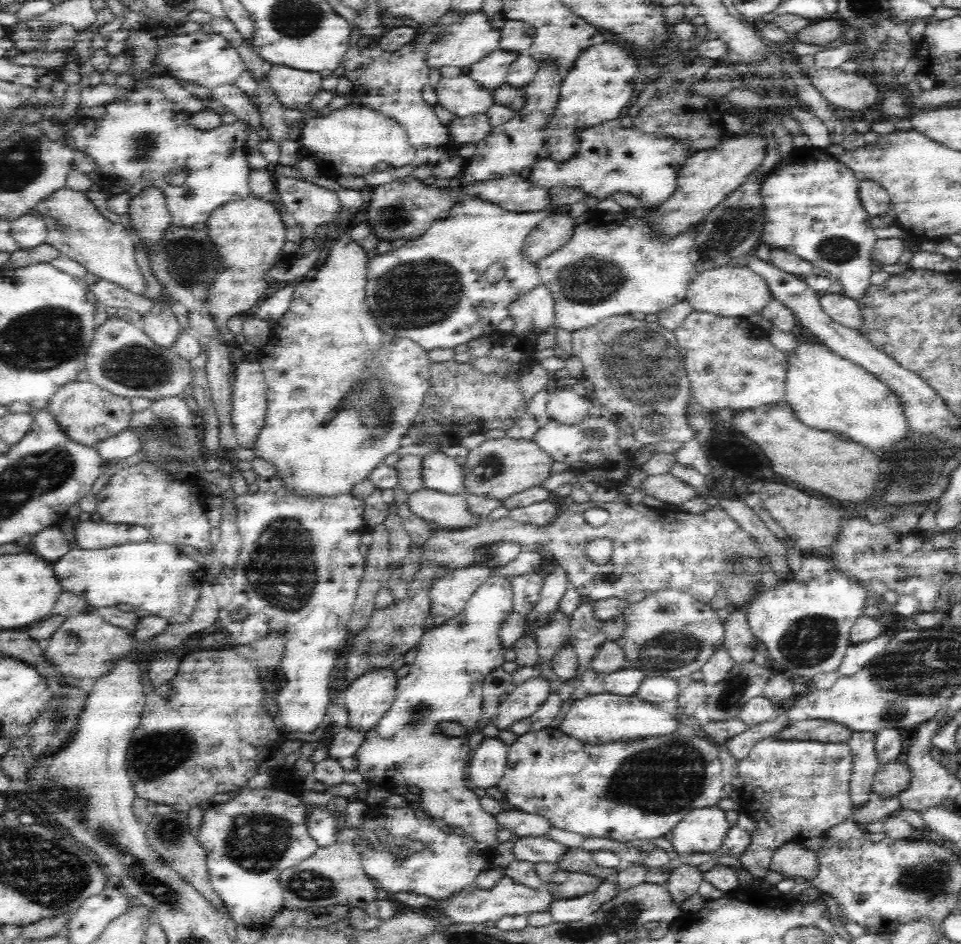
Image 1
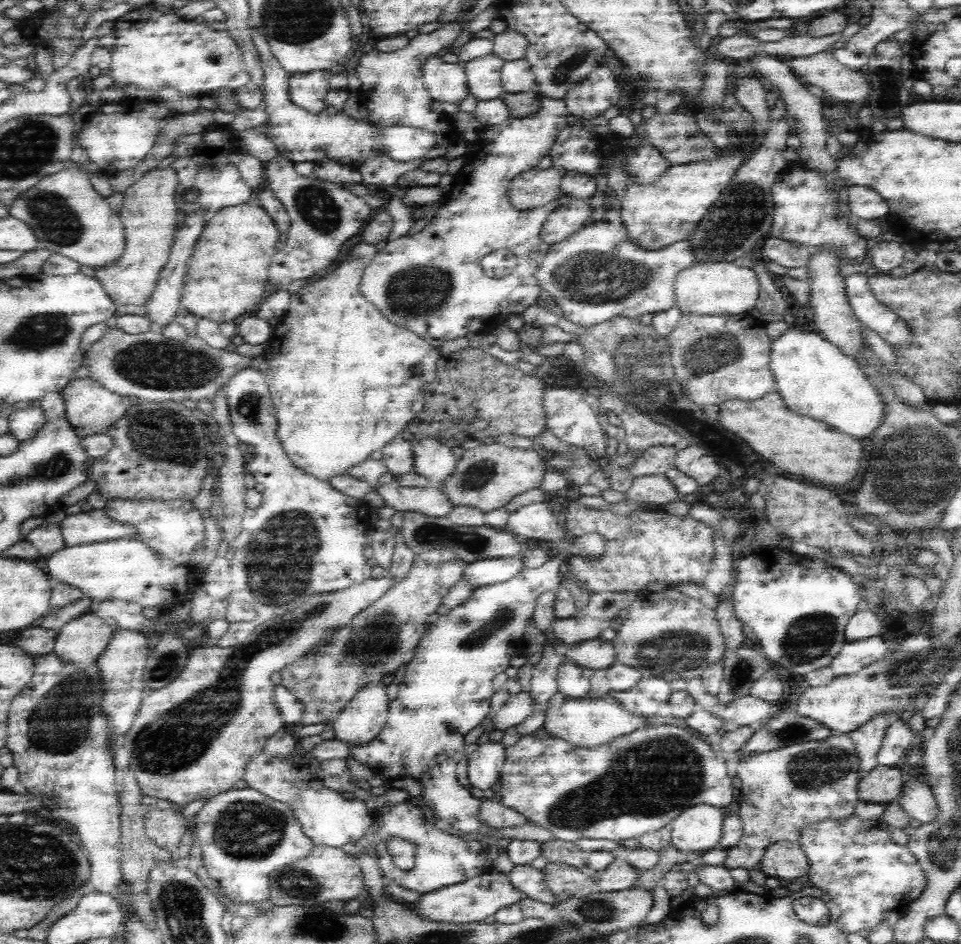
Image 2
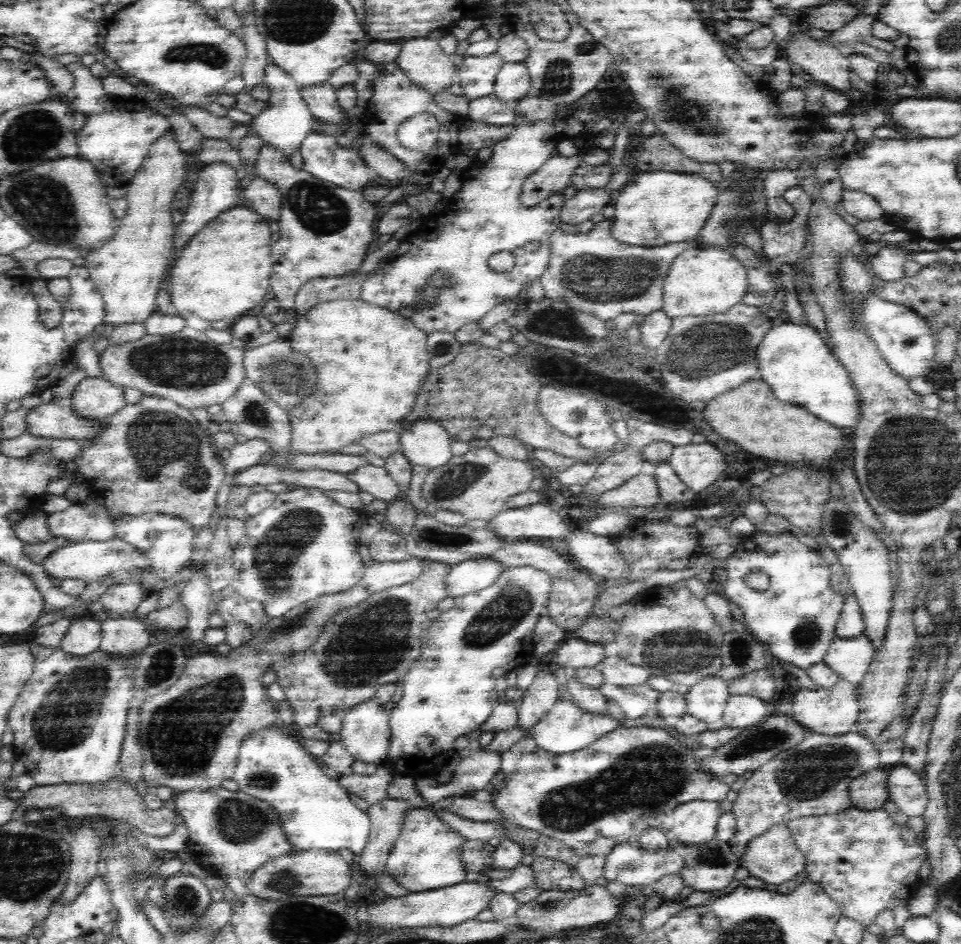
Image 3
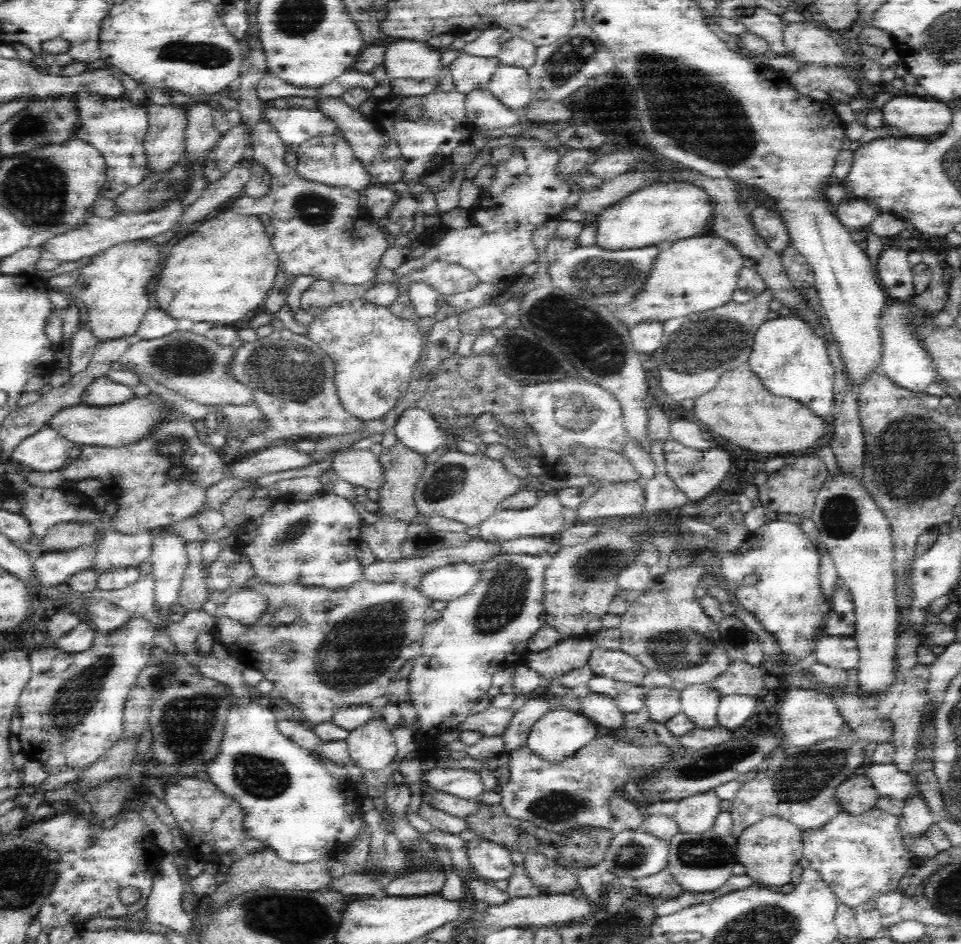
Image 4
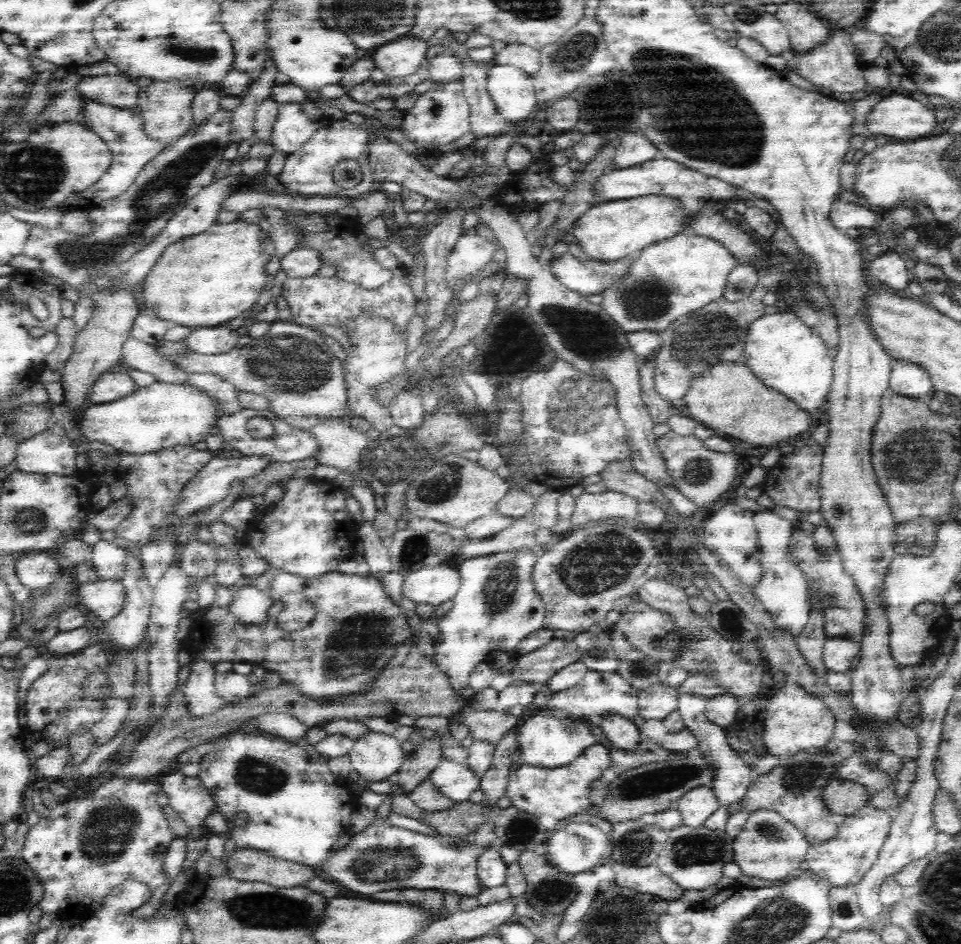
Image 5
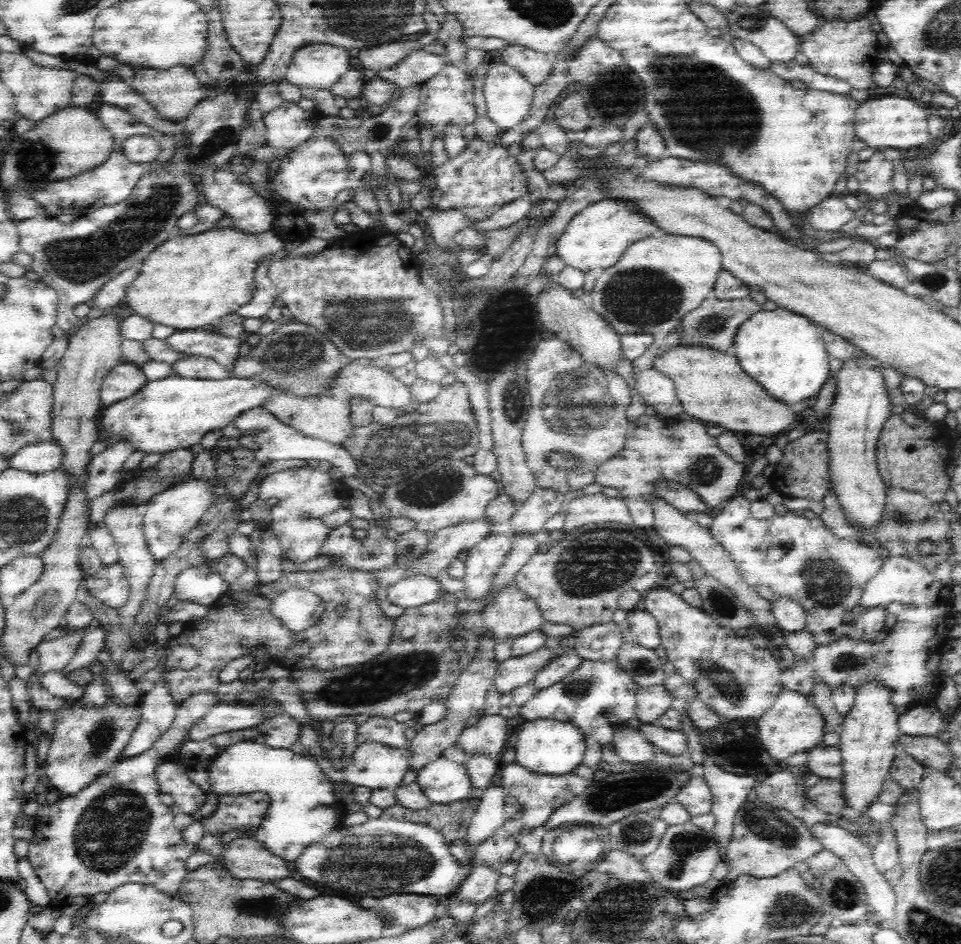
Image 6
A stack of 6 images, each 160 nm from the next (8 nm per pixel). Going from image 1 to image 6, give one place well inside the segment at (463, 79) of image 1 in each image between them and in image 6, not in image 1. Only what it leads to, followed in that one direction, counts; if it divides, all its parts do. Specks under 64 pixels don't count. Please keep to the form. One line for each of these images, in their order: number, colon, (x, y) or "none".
2: (447, 82)
3: (424, 62)
4: (418, 60)
5: (404, 57)
6: (386, 56)

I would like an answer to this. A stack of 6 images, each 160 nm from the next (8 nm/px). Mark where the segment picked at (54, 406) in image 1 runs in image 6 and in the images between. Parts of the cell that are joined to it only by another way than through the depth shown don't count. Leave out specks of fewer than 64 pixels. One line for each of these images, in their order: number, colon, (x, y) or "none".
2: (90, 409)
3: (94, 398)
4: (102, 392)
5: (115, 385)
6: (124, 380)

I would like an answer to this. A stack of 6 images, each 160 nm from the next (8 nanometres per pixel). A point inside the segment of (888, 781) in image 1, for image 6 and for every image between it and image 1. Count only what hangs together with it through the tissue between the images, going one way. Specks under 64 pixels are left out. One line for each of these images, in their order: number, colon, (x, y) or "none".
2: (884, 784)
3: (870, 791)
4: (857, 794)
5: (841, 796)
6: (828, 796)

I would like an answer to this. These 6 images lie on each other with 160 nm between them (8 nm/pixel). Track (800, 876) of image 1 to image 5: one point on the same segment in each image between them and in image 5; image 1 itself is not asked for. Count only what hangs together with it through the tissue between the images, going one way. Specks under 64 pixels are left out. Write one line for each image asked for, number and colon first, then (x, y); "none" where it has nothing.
2: (784, 860)
3: (774, 857)
4: (769, 850)
5: (770, 848)

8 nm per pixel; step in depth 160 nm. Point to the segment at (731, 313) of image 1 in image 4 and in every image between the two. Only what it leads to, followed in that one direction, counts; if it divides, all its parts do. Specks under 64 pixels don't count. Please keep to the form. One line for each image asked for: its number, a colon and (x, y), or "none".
2: (715, 288)
3: (705, 281)
4: (698, 274)

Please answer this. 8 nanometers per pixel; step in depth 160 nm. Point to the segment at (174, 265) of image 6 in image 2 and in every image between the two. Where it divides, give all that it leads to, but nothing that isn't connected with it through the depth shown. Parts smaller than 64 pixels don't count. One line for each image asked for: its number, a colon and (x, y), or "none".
2: (237, 241)
3: (226, 269)
4: (232, 250)
5: (208, 279)

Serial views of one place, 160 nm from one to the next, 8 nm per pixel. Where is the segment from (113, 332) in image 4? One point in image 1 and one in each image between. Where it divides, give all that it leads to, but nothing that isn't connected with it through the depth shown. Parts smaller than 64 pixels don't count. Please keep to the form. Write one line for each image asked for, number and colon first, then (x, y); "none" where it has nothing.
1: (149, 214)
2: (148, 215)
3: (128, 269)

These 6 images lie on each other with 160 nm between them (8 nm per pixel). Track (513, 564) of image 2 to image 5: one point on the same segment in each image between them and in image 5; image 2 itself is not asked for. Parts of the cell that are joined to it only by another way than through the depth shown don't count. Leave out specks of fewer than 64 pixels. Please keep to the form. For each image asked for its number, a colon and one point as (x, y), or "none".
3: (470, 576)
4: (448, 583)
5: (434, 584)

